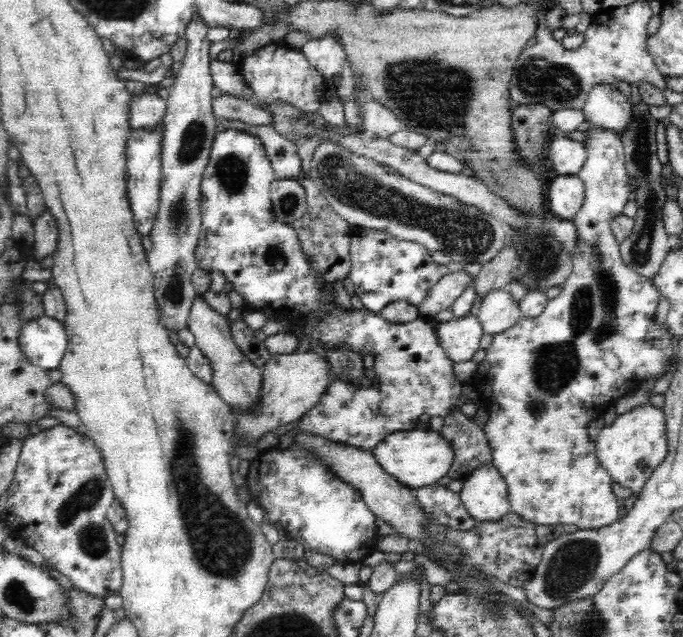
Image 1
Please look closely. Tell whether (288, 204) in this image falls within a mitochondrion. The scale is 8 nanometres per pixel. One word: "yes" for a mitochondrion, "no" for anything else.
yes

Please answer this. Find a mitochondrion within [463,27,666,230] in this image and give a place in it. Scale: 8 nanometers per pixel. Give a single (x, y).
(537, 79)

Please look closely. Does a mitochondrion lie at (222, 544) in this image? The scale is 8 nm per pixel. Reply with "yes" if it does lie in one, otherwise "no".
yes

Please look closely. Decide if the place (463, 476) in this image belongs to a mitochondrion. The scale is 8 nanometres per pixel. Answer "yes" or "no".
no

